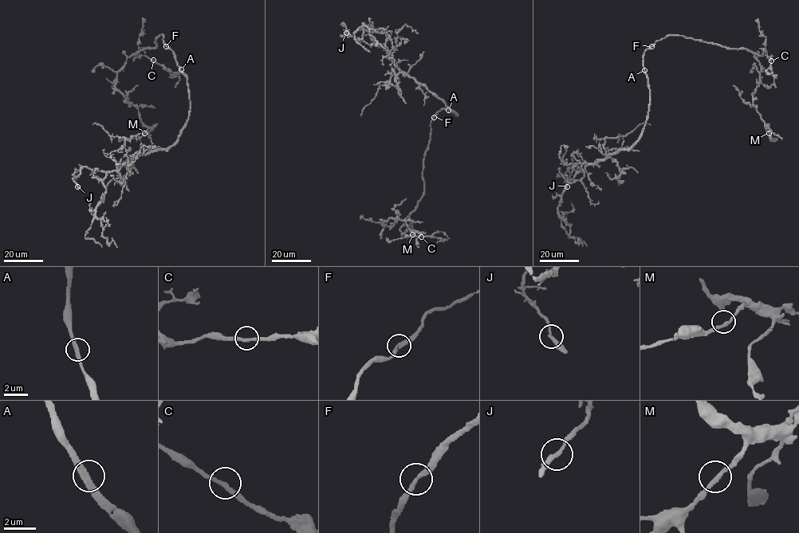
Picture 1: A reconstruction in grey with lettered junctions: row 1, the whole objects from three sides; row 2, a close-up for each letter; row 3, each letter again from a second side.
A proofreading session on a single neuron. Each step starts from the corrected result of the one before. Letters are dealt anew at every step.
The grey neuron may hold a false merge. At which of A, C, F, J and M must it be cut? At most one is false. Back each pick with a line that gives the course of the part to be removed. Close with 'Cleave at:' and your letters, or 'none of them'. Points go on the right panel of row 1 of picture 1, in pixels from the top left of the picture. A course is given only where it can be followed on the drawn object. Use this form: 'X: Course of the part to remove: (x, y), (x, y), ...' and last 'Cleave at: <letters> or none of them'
Cleave at: none of them

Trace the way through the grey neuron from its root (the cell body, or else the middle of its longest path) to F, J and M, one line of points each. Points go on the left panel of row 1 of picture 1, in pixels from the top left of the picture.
F: (180, 69), (175, 54), (166, 45)
J: (180, 69), (186, 78), (190, 111), (179, 139), (135, 156), (118, 170), (83, 166), (73, 177), (77, 186)
M: (180, 69), (161, 34), (155, 48), (133, 53), (117, 72), (115, 87), (137, 108), (147, 127), (144, 133)

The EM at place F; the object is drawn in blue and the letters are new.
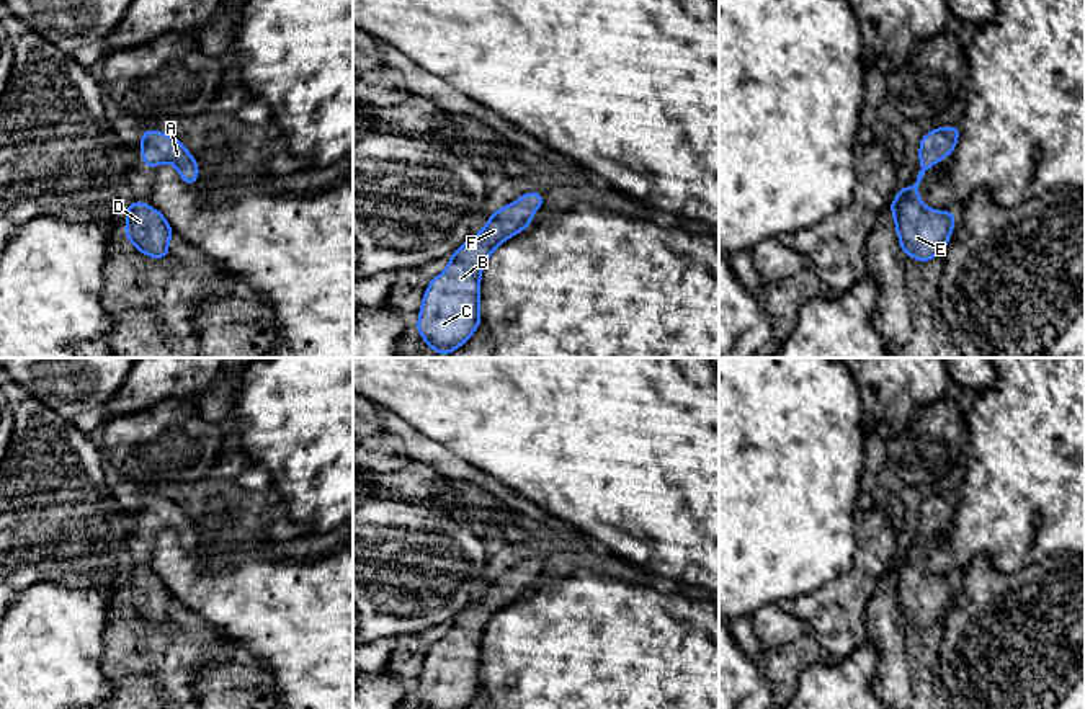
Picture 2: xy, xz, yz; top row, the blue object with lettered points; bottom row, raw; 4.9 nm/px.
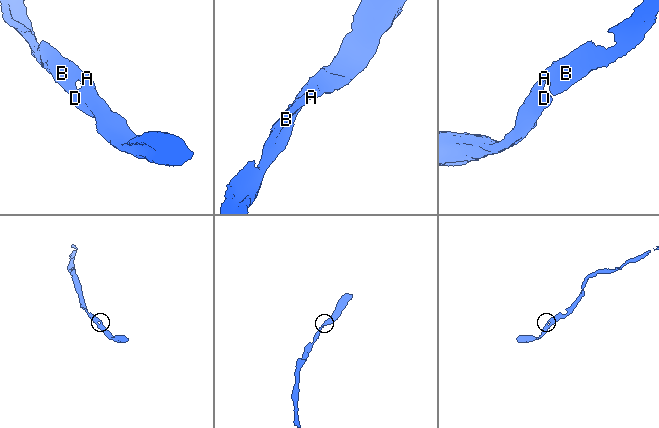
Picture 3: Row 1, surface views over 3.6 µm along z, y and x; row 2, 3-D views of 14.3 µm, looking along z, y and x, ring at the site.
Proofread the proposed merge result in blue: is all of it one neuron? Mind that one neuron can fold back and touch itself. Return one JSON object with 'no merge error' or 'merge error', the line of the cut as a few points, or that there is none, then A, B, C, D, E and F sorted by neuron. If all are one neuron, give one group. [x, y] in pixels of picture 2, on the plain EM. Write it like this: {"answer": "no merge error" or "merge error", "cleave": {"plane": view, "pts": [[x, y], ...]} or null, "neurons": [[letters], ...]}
{"answer": "no merge error", "cleave": null, "neurons": [["A", "B", "C", "D", "E", "F"]]}

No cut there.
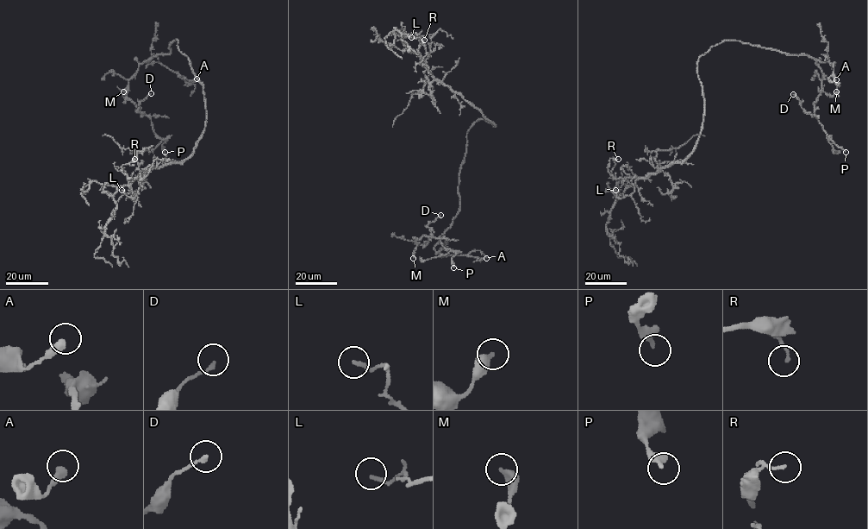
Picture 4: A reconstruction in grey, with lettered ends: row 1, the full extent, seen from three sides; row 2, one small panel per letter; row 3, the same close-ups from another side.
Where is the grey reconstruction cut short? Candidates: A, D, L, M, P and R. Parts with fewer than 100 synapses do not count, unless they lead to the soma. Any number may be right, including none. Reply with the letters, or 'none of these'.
none of these

